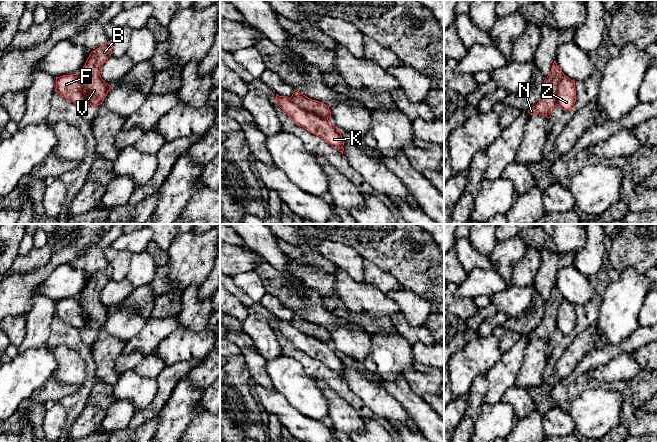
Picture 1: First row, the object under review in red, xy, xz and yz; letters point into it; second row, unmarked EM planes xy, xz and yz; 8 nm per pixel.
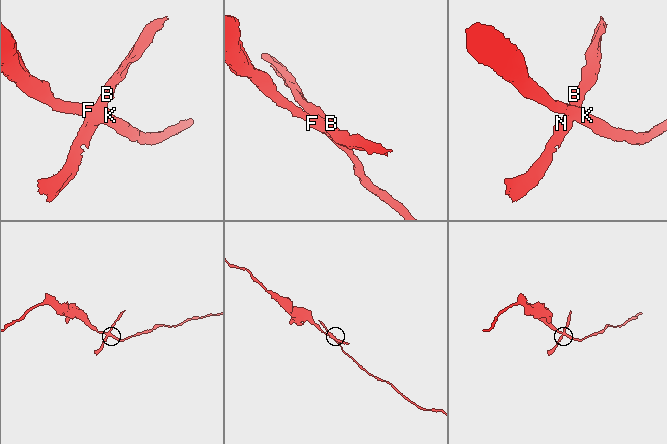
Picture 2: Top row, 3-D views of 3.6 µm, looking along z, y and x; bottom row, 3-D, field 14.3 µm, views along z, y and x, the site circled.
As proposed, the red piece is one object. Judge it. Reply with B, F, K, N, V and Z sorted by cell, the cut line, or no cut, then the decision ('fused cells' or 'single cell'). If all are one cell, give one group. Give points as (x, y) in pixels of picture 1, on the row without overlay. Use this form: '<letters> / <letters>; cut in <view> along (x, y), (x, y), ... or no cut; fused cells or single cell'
B N V / F K Z; cut in xz along (289, 322), (305, 334), (327, 343); fused cells

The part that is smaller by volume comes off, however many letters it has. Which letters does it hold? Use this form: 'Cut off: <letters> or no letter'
Cut off: B, N, V

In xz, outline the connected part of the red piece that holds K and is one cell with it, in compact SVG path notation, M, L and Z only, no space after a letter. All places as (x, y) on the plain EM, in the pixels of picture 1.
M276 319L278 330L299 350L325 364L343 378L344 365L340 355L328 343L305 335L295 329L290 322Z

